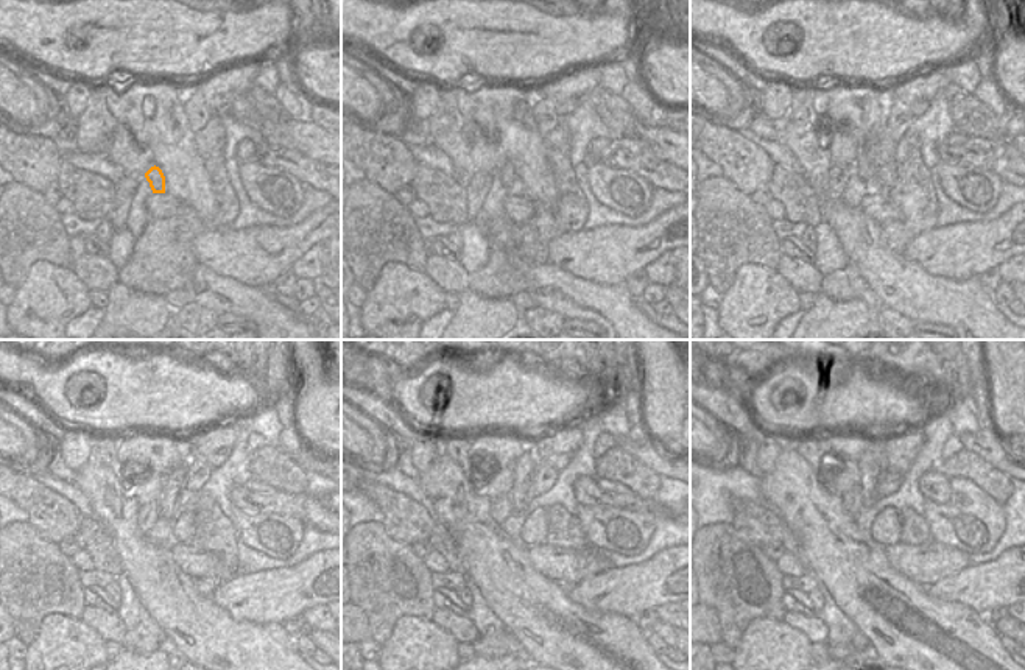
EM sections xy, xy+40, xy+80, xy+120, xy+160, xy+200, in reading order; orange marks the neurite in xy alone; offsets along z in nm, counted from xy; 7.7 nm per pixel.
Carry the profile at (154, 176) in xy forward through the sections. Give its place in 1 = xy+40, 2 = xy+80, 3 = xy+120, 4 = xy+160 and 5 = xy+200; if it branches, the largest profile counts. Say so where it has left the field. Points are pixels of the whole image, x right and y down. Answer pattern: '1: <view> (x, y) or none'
1: xy+40 (508, 178)
2: xy+80 (865, 167)
3: xy+120 (173, 500)
4: xy+160 (525, 468)
5: xy+200 (873, 466)

